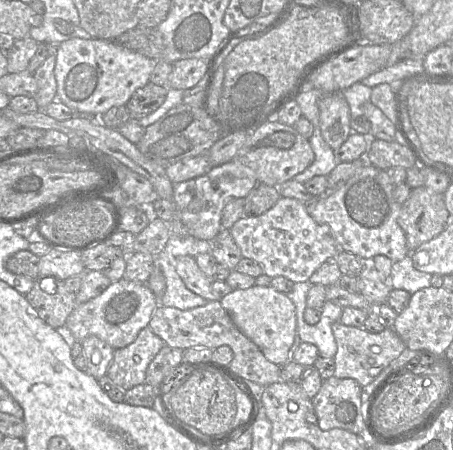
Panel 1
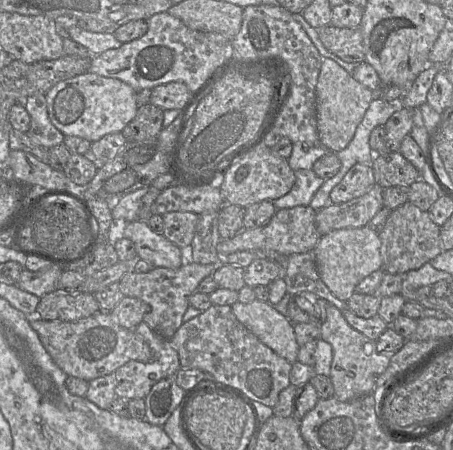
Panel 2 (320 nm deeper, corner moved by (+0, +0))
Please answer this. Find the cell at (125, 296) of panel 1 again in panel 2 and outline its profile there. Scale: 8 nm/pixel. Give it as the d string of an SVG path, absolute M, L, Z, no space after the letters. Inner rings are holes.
M100 310L87 318L74 322L42 320L36 311L34 316L26 317L53 362L67 376L89 382L114 373L128 361L150 361L149 345L136 333L135 329L124 328L114 321L110 312Z

